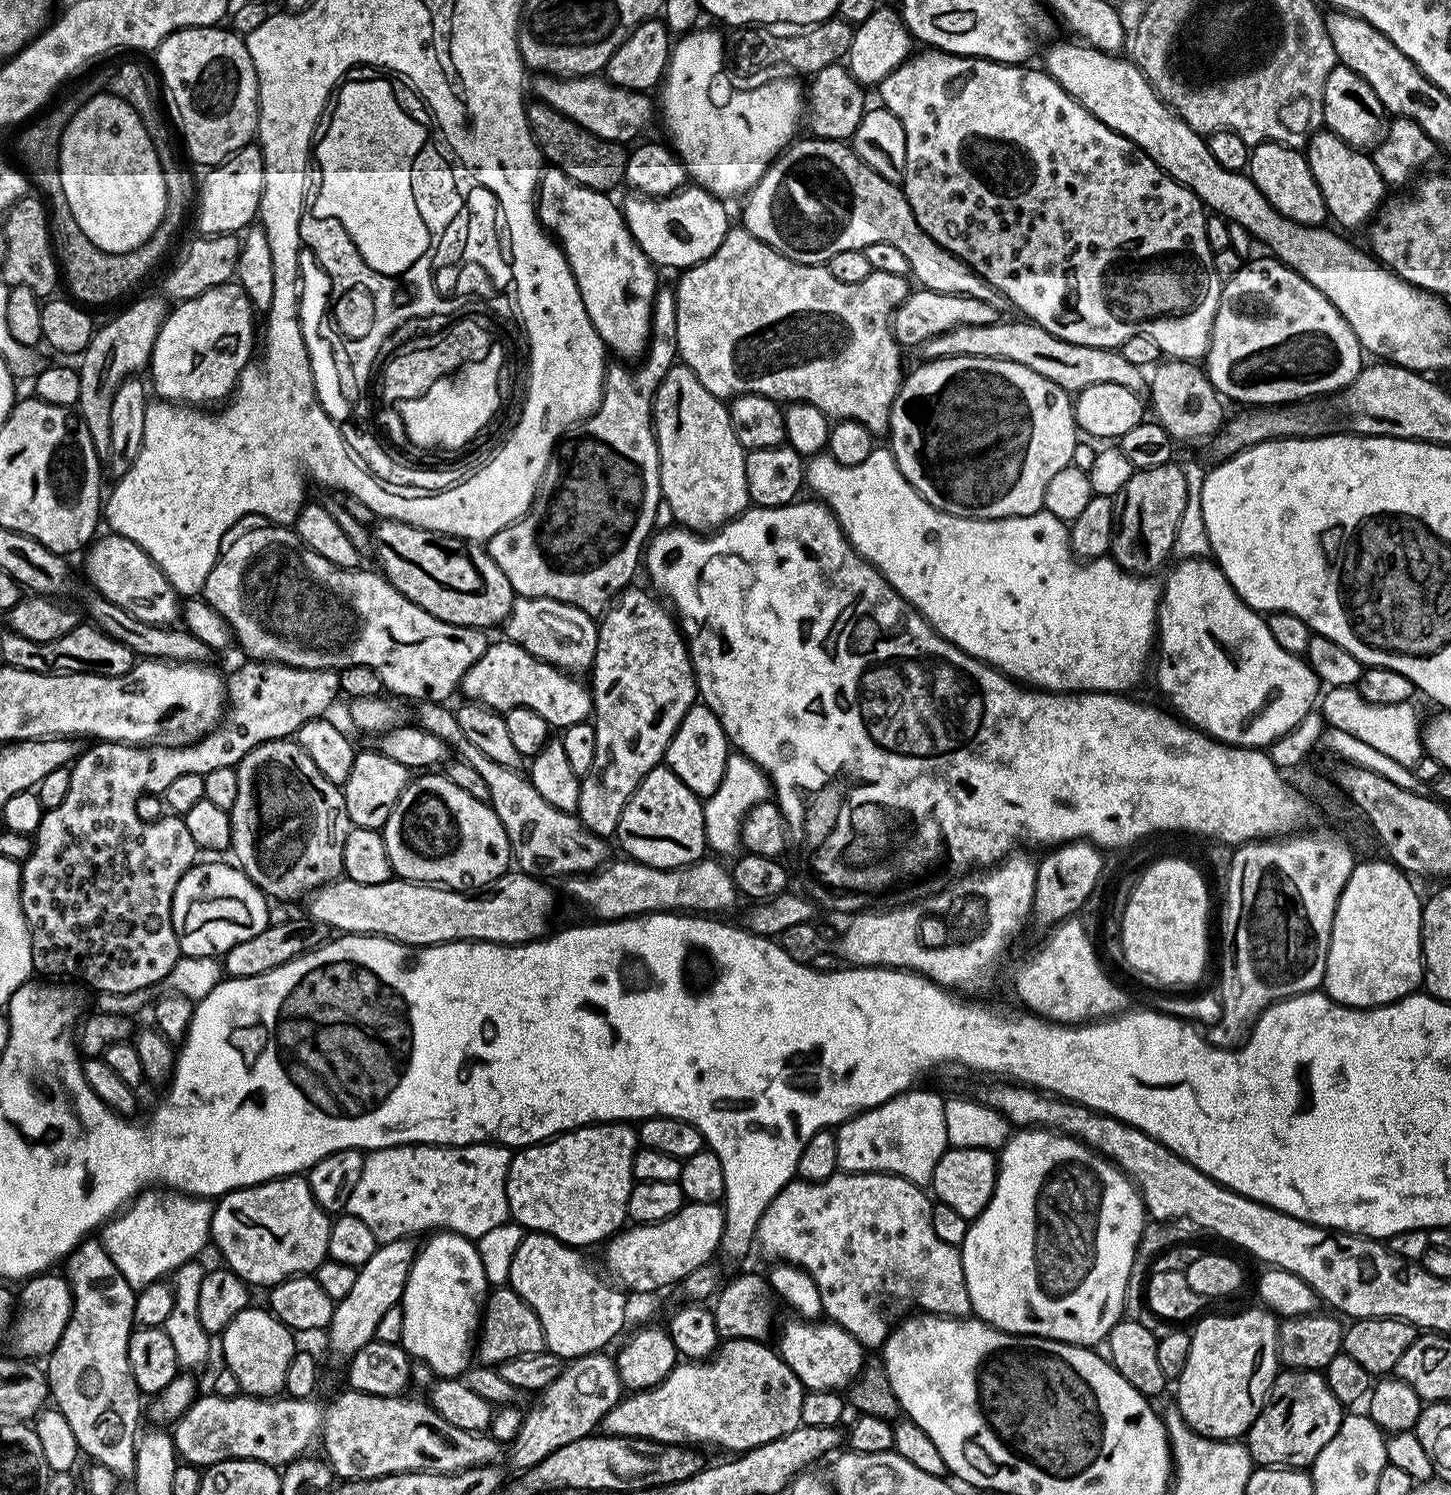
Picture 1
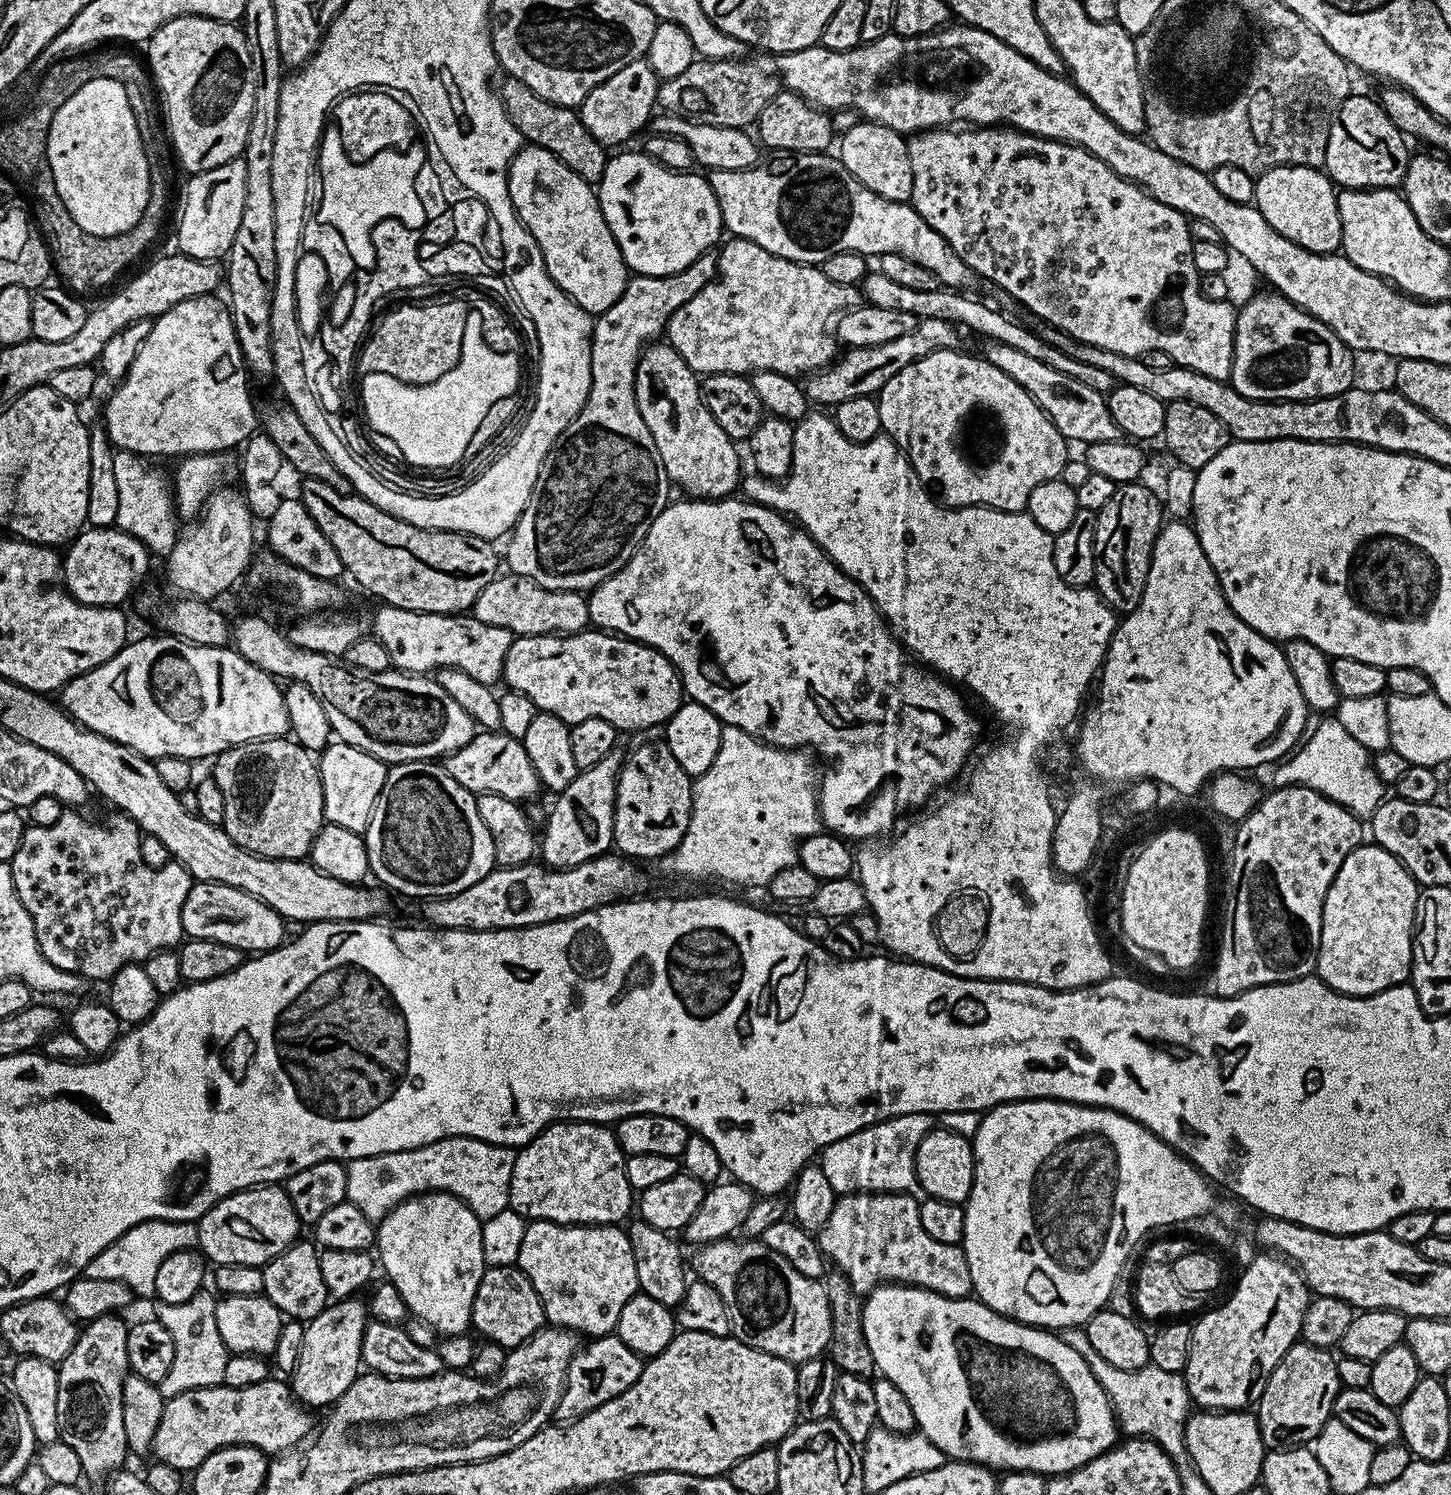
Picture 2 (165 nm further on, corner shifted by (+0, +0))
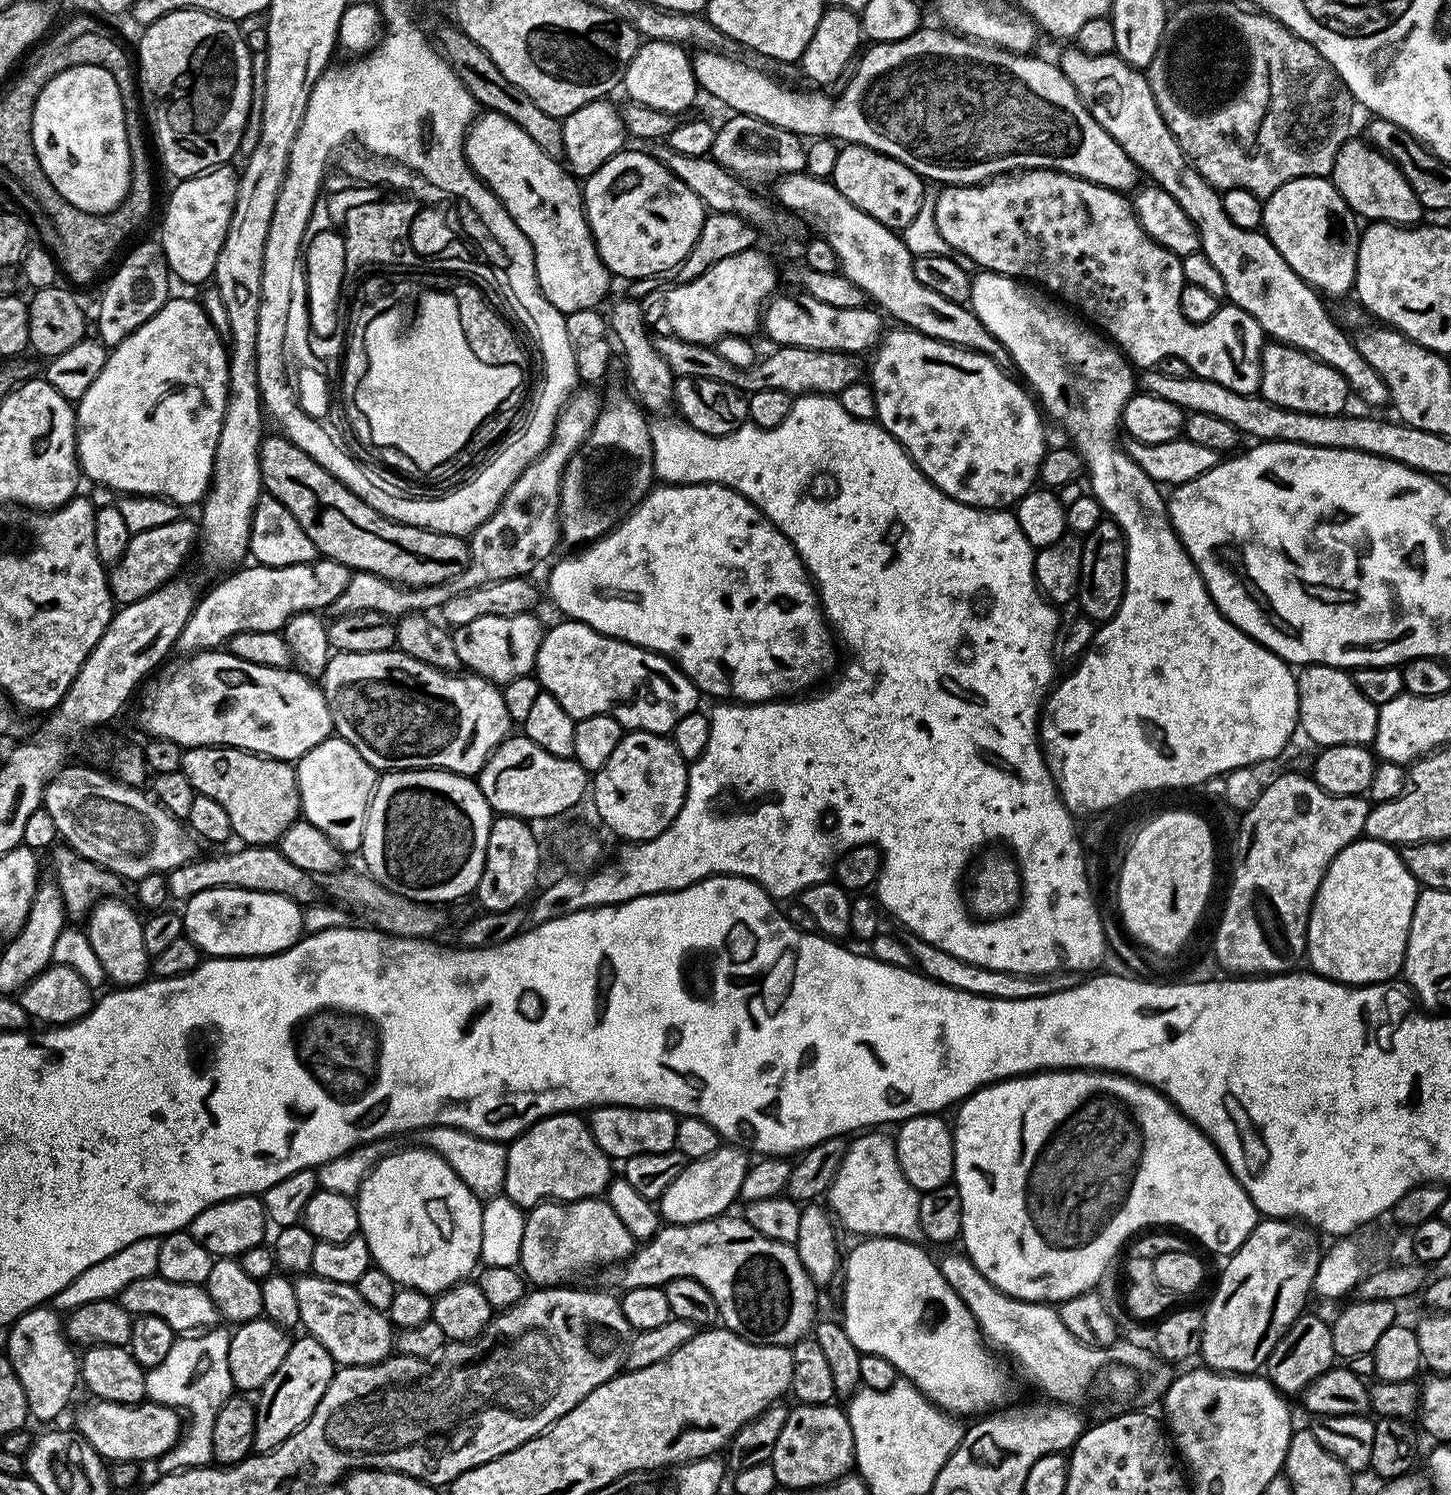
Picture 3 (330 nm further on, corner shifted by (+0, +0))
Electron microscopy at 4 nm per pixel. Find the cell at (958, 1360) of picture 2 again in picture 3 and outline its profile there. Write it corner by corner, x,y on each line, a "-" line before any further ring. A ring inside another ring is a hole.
873,1236
871,1238
861,1239
856,1243
860,1244
854,1245
849,1252
847,1249
846,1259
842,1264
842,1269
845,1274
845,1290
842,1297
842,1304
844,1304
842,1323
846,1334
850,1334
850,1342
854,1342
854,1346
858,1346
858,1350
861,1354
873,1352
882,1358
886,1358
886,1362
894,1362
897,1373
899,1373
903,1379
909,1380
925,1398
931,1400
933,1404
937,1404
937,1406
944,1409
944,1411
952,1413
952,1415
957,1418
965,1418
964,1416
972,1416
968,1418
980,1418
985,1414
991,1413
993,1410
999,1409
1001,1405
1003,1405
1000,1403
1008,1396
1008,1372
1004,1369
1005,1361
986,1343
984,1333
981,1332
980,1327
976,1325
974,1314
970,1312
966,1306
966,1302
962,1302
962,1298
953,1290
950,1286
950,1282
946,1282
946,1278
940,1272
939,1263
937,1263
935,1259
932,1261
931,1258
920,1249
921,1245
916,1242

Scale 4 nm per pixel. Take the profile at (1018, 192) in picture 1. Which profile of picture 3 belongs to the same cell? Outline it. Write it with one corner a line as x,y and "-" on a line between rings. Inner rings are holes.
1053,168
1010,172
983,184
953,184
941,187
939,191
934,196
938,234
942,234
953,252
966,254
966,258
974,261
977,269
1014,276
1039,286
1095,325
1137,369
1155,369
1162,358
1173,356
1182,358
1182,362
1190,366
1193,376
1218,382
1218,386
1226,386
1238,394
1259,393
1260,355
1266,337
1258,322
1231,302
1221,306
1214,318
1201,324
1184,317
1180,309
1180,295
1185,285
1182,259
1146,234
1136,217
1133,201
1125,193
1065,172
1056,172

